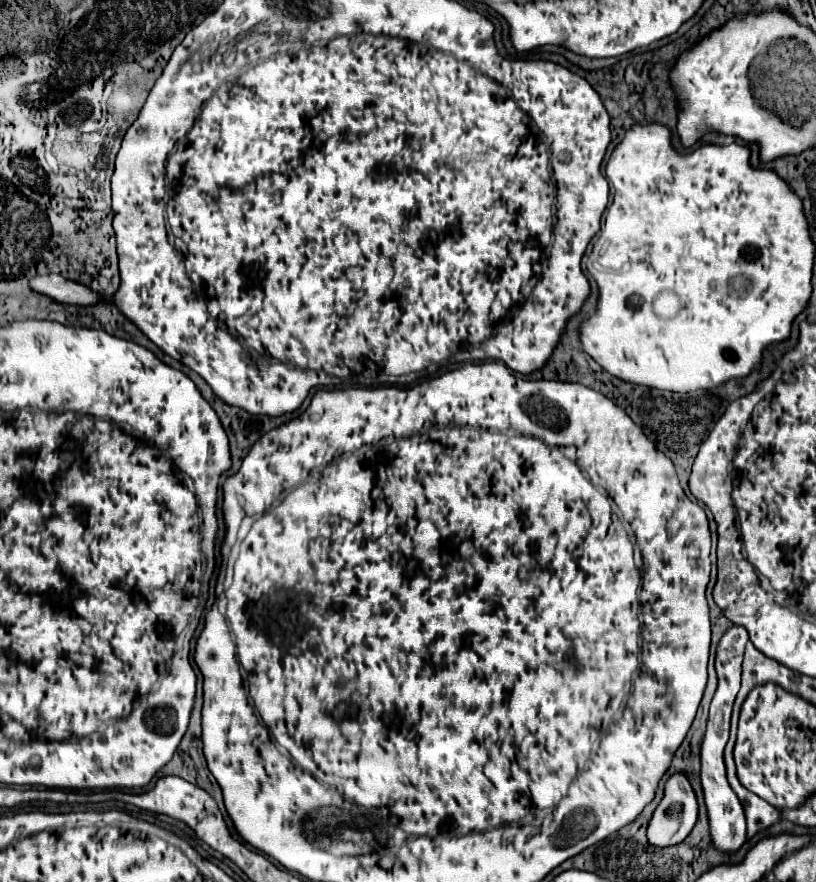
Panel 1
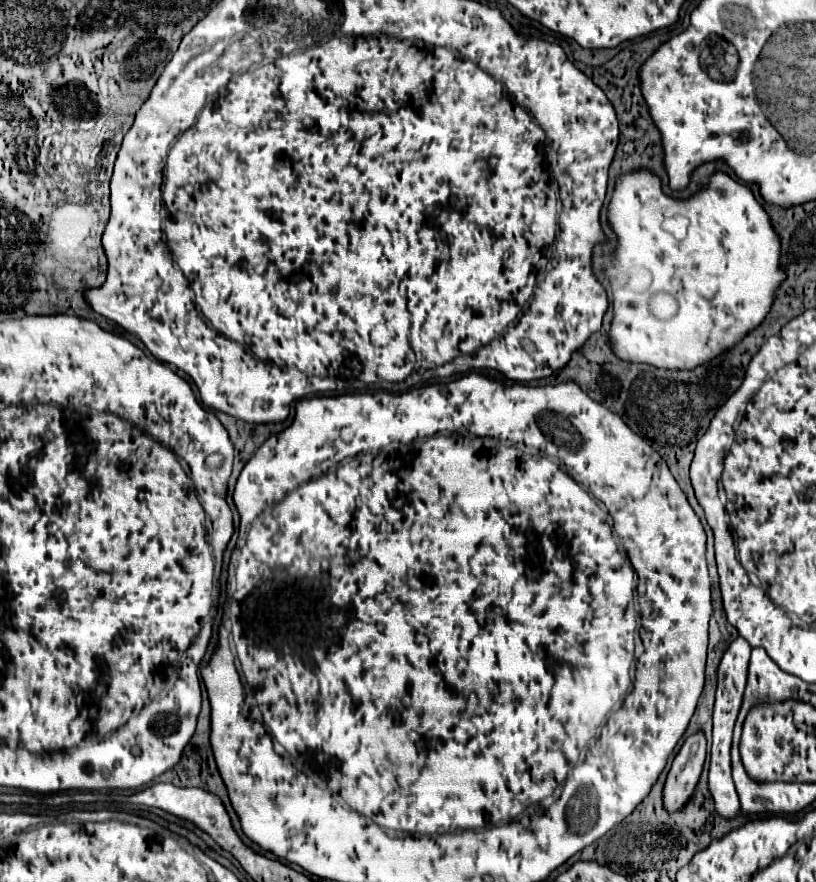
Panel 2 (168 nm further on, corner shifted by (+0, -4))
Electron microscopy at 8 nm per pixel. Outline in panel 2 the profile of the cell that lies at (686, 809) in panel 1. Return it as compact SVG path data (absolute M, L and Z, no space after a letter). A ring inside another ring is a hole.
M696 732L688 736L674 756L672 768L668 772L666 784L664 784L664 806L666 810L674 812L680 810L688 798L692 796L692 790L702 774L706 758L706 736L704 732Z

